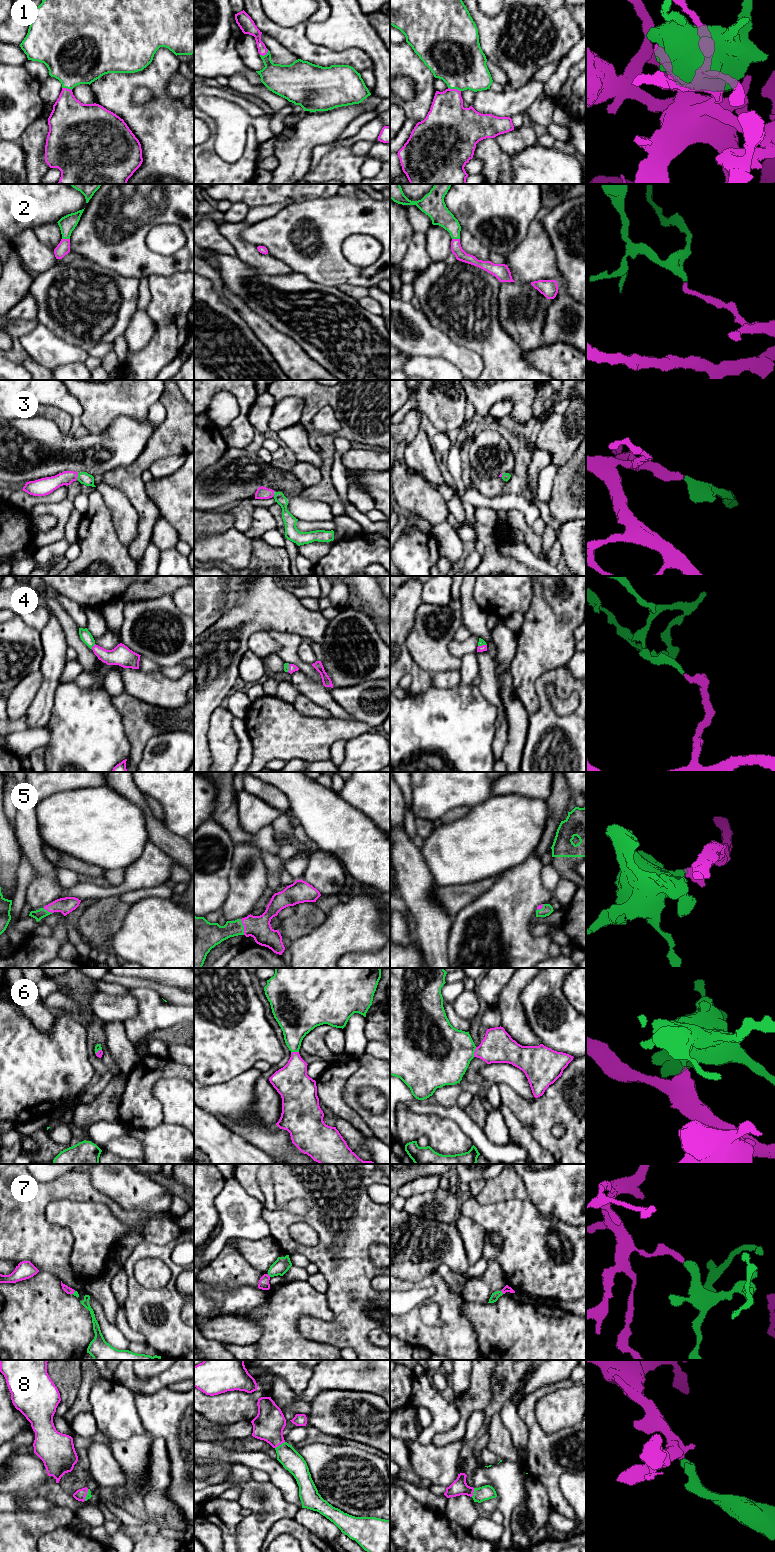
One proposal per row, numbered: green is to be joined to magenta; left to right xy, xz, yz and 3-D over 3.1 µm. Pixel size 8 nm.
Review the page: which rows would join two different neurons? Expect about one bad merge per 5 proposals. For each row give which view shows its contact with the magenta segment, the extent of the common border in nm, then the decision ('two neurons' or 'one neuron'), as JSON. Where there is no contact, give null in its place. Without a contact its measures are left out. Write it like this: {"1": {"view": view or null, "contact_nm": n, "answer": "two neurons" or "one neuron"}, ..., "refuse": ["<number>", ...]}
{"1": {"view": "yz", "contact_nm": 110, "answer": "one neuron"}, "2": {"view": "xy", "contact_nm": 60, "answer": "one neuron"}, "3": {"view": "xy", "contact_nm": 60, "answer": "one neuron"}, "4": {"view": "xy", "contact_nm": 50, "answer": "one neuron"}, "5": {"view": "xz", "contact_nm": 130, "answer": "one neuron"}, "6": {"view": "yz", "contact_nm": 80, "answer": "one neuron"}, "7": {"view": "yz", "contact_nm": 40, "answer": "one neuron"}, "8": {"view": "xz", "contact_nm": 100, "answer": "one neuron"}, "refuse": []}

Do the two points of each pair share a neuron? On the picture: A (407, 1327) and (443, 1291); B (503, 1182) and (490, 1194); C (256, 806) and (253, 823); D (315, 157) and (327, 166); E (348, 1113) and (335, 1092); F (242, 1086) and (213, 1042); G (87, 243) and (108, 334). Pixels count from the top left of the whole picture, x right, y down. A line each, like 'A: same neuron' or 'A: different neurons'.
A: same neuron
B: same neuron
C: same neuron
D: different neurons
E: same neuron
F: different neurons
G: different neurons

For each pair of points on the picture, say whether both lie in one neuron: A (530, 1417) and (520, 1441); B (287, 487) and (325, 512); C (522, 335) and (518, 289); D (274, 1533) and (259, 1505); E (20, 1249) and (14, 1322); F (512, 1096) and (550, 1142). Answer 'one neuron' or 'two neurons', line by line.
A: two neurons
B: one neuron
C: one neuron
D: two neurons
E: two neurons
F: one neuron

